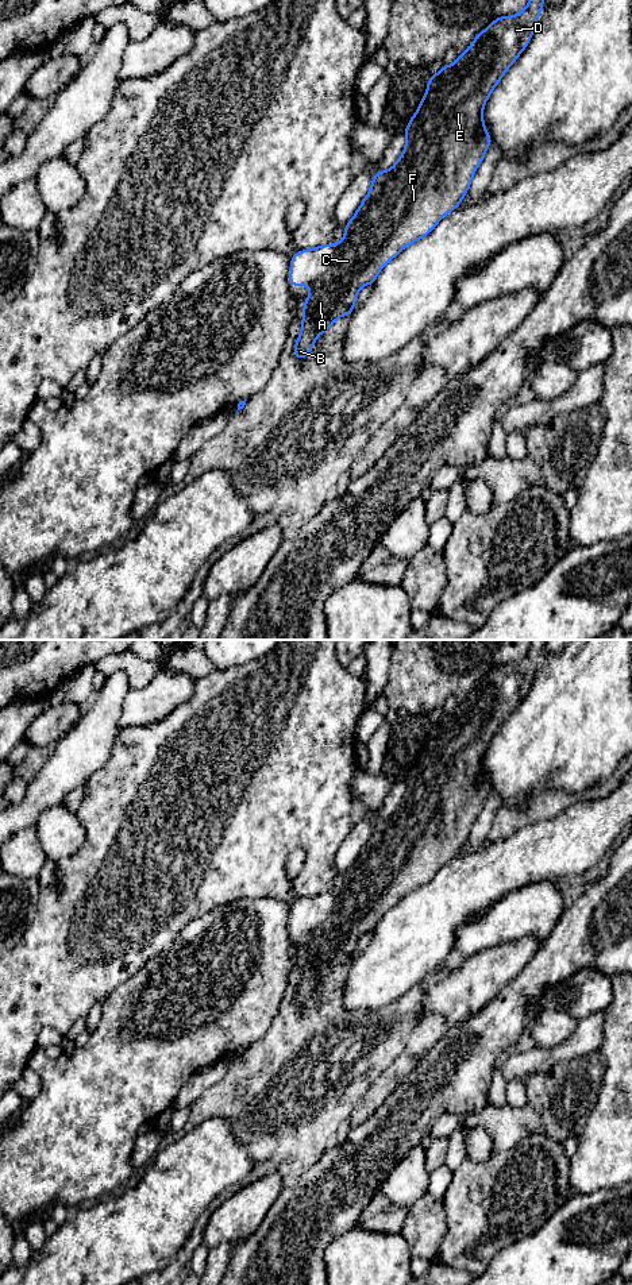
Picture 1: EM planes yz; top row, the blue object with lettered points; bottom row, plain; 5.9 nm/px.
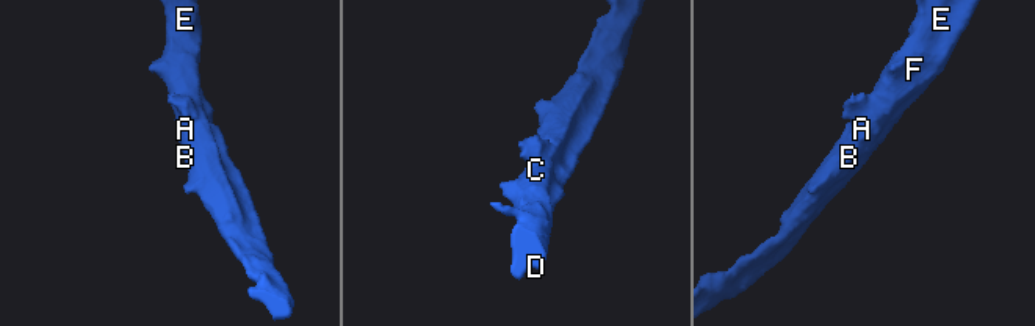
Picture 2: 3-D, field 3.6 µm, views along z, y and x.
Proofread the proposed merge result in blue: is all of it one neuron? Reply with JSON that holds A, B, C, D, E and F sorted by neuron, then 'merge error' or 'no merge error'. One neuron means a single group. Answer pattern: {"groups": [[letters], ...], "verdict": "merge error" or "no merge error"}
{"groups": [["A", "B", "C", "D", "E", "F"]], "verdict": "no merge error"}

